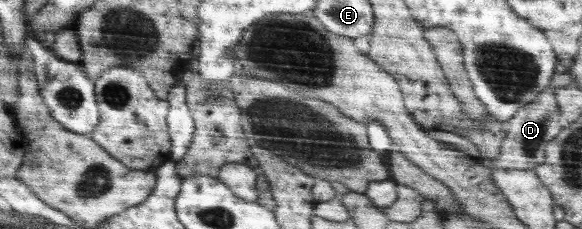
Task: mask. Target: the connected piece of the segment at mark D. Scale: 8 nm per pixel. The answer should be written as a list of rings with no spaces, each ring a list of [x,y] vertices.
[[[556,89],[542,91],[532,103],[521,107],[512,119],[503,122],[507,136],[503,139],[500,156],[490,159],[490,167],[498,169],[534,170],[545,161],[545,150],[564,128],[562,115],[555,100]]]

